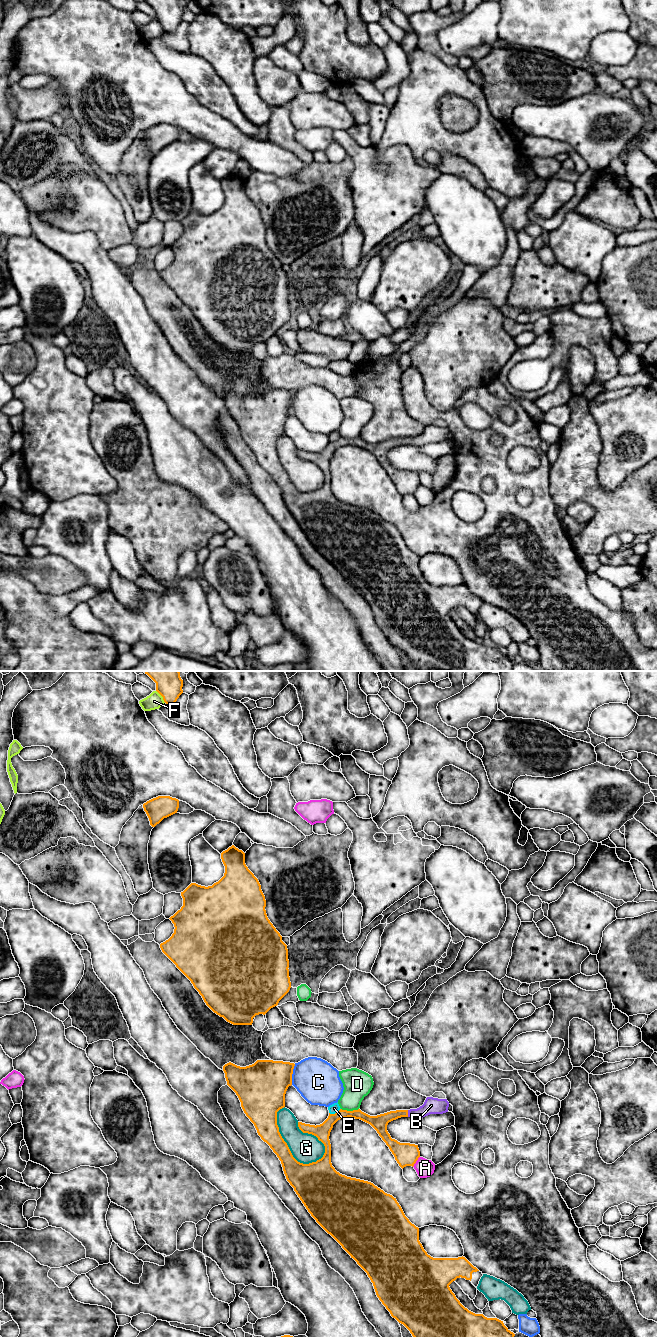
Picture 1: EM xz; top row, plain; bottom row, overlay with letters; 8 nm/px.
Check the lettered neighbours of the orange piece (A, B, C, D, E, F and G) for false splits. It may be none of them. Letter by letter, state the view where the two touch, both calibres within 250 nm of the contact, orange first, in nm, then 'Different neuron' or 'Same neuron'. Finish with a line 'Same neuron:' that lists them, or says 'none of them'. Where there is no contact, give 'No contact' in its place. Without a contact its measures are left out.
A: Touches orange in xz. Thickness 190 nm (orange) against 150 nm. Different neuron
B: Touches orange in xz. Thickness 120 nm (orange) against 130 nm. Same neuron
C: Touches orange in xz. Thickness 380 nm (orange) against 340 nm. Different neuron
D: Touches orange in xz. Thickness 120 nm (orange) against 220 nm. Different neuron
E: Touches orange in xz. Thickness 120 nm (orange) against 80 nm. Different neuron
F: Touches orange in xz. Thickness 240 nm (orange) against 130 nm. Different neuron
G: Touches orange in xz. Thickness 190 nm (orange) against 240 nm. Different neuron
Same neuron: B

